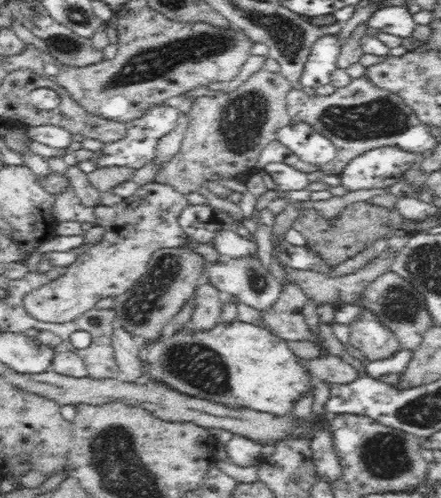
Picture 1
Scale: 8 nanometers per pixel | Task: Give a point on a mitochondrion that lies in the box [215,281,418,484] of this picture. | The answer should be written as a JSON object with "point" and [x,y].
{"point":[384,456]}

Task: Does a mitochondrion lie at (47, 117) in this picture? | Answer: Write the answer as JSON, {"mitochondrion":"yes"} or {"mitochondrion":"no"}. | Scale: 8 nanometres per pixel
{"mitochondrion":"no"}

